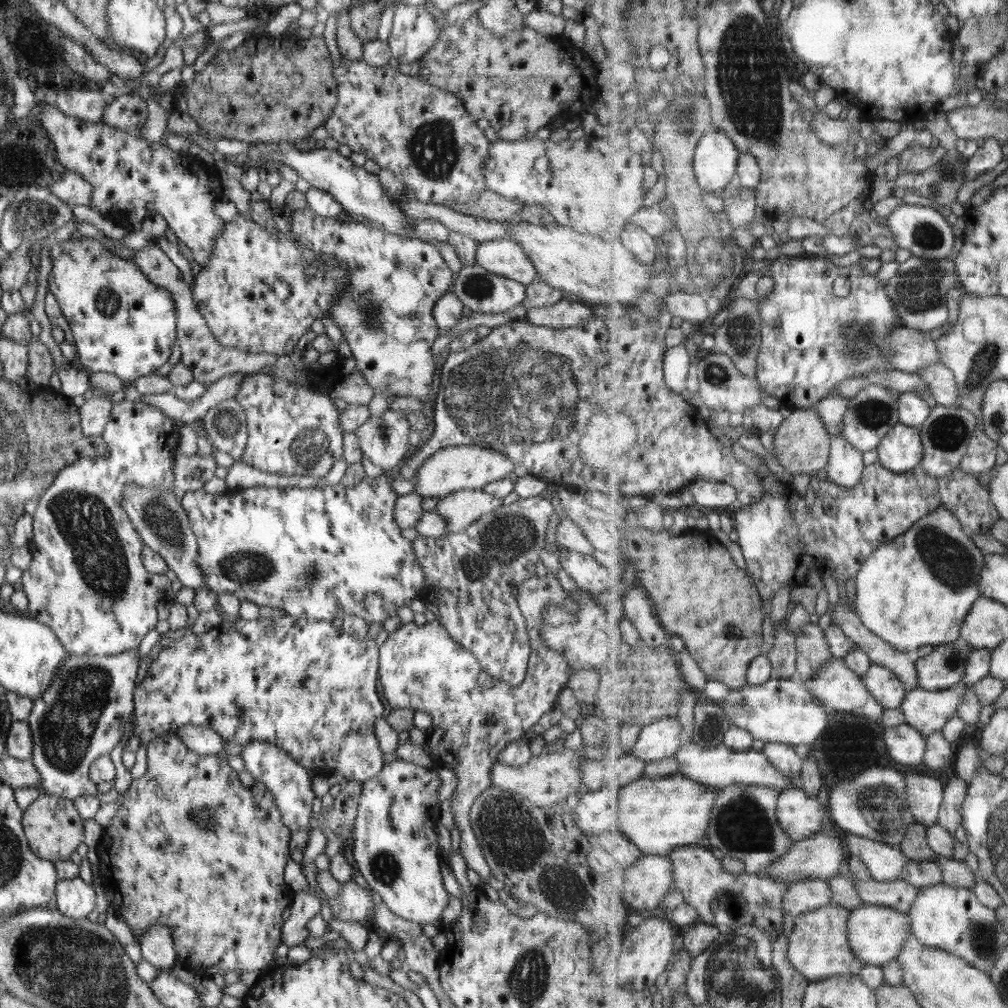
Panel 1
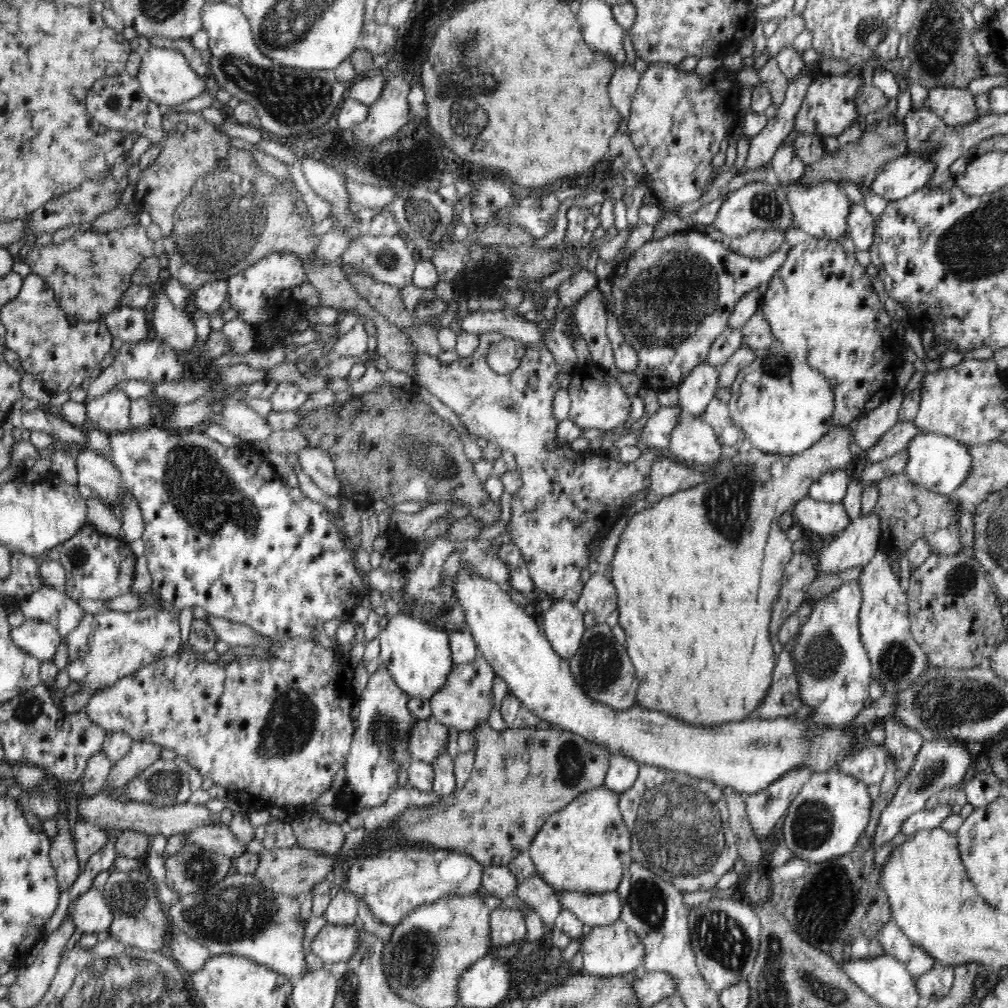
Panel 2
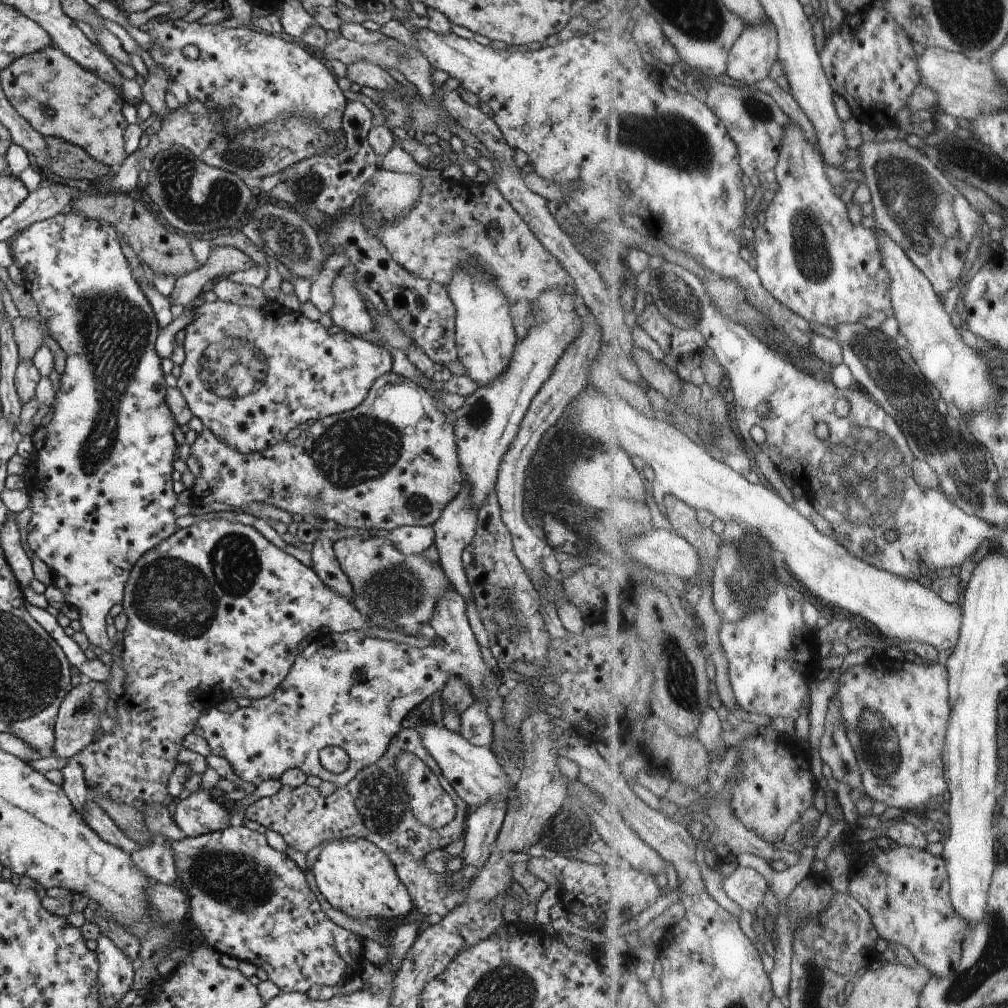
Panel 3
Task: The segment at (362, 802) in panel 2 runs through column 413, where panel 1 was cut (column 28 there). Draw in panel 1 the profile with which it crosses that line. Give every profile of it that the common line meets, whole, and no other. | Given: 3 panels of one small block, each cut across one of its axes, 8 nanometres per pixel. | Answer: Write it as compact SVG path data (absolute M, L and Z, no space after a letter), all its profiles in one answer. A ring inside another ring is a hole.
M134 648L133 651L124 651L122 654L114 656L92 656L90 658L88 658L88 656L78 656L78 658L66 656L66 660L64 659L64 661L62 661L62 667L58 667L58 671L54 673L53 680L50 682L48 690L33 700L34 705L32 705L32 710L27 718L28 726L30 726L30 736L32 736L32 758L30 758L30 761L36 766L36 770L40 772L40 778L42 778L41 786L44 793L70 799L71 801L78 798L78 796L84 796L86 794L88 794L88 796L96 796L98 794L98 789L96 789L97 784L94 784L88 776L90 765L94 760L100 758L100 756L110 754L112 748L120 742L122 736L124 736L124 733L126 732L128 718L131 712L134 711L133 692L137 688L136 678L139 666L139 648Z

